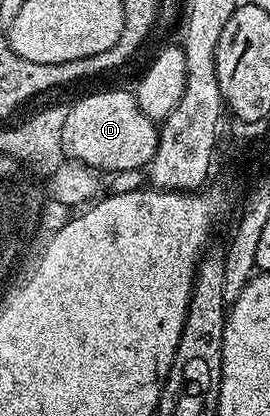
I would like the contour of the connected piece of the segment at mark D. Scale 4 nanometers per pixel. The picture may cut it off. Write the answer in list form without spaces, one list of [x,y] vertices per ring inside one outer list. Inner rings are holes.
[[[96,89],[91,96],[76,101],[74,114],[67,117],[63,142],[67,142],[67,151],[71,155],[93,170],[142,171],[157,152],[159,132],[156,123],[145,112],[141,112],[130,89]]]

